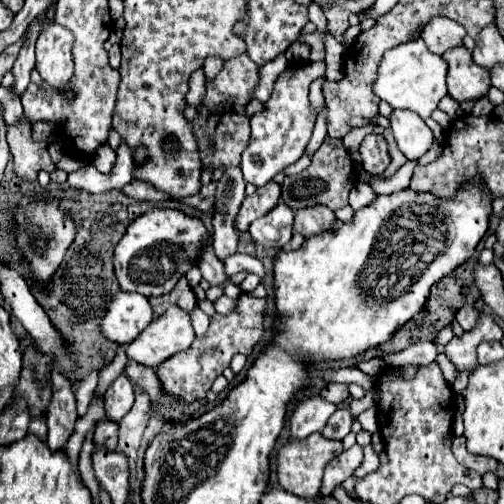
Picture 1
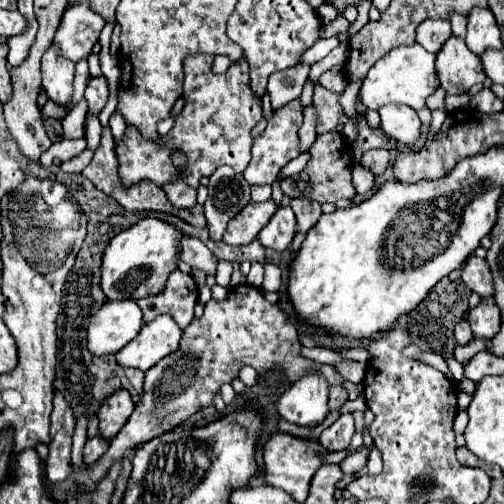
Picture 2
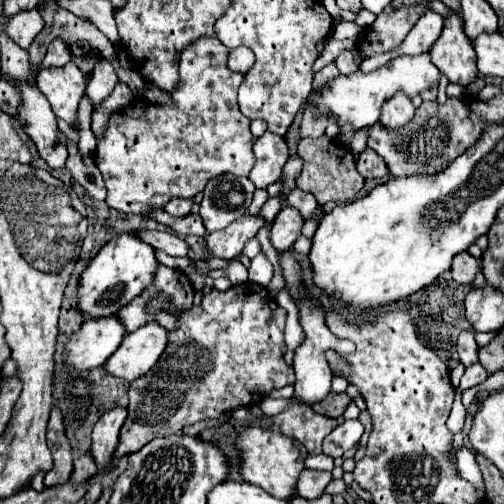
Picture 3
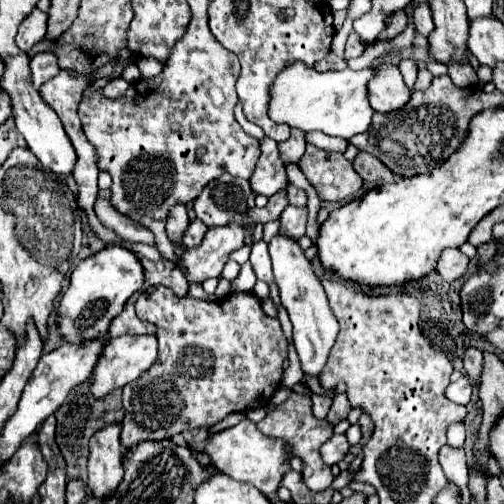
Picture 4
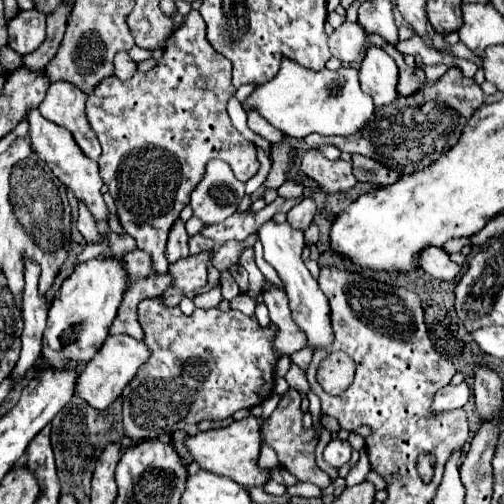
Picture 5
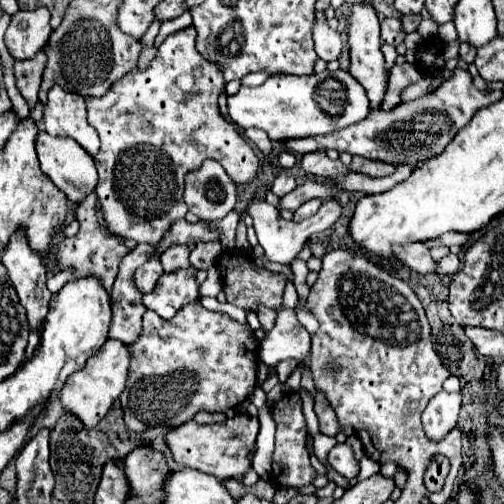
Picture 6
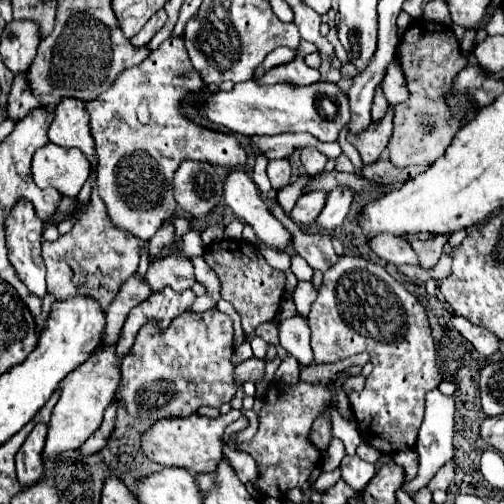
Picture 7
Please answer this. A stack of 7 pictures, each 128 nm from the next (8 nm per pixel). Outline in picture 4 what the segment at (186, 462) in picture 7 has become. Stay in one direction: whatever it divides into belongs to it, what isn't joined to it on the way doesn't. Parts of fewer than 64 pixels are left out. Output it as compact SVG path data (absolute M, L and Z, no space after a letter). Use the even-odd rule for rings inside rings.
M244 418L240 424L236 424L232 428L212 434L206 442L204 452L210 456L212 468L216 468L222 474L228 474L230 478L234 478L238 482L250 482L260 492L264 492L264 496L274 496L284 472L290 470L290 464L288 464L290 452L286 450L286 444L282 440L264 436L256 428L256 424L248 418Z

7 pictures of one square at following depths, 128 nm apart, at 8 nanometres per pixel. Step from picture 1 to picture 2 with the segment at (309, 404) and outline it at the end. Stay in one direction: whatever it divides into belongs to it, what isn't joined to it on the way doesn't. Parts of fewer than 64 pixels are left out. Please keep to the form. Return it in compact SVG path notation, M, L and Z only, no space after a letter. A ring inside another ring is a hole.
M308 372L278 398L274 408L292 424L320 426L328 414L328 382L320 372Z

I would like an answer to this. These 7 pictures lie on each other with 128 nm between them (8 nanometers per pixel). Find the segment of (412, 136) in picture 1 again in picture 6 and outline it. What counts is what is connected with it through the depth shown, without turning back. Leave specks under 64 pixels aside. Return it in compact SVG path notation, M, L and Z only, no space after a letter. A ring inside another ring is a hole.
M356 2L350 8L348 16L348 46L350 46L350 74L366 88L370 110L378 108L386 94L386 72L384 72L384 56L380 50L380 20L370 2Z

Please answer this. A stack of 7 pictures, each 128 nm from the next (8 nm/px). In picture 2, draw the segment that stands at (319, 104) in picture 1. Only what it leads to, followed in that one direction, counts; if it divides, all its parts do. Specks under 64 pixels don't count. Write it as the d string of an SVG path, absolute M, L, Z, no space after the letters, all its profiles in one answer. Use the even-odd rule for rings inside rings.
M308 106L304 110L304 124L300 126L300 154L306 152L314 140L316 140L316 112L314 106Z

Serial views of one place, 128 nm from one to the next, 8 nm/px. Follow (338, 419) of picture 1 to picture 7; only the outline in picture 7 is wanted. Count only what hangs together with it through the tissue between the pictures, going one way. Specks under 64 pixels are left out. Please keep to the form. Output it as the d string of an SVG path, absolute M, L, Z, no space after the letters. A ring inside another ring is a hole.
M344 456L342 464L342 478L356 490L356 492L364 492L364 488L368 486L368 482L374 478L376 468L374 464L368 464L364 460L360 460L358 456Z

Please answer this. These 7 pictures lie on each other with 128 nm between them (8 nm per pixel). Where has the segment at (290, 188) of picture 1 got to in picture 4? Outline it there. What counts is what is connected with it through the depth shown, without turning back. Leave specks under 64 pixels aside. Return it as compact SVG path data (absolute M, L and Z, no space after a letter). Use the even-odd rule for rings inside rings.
M312 144L306 146L306 154L300 160L300 170L304 172L304 176L308 178L308 182L316 188L320 200L324 202L340 202L340 200L348 200L352 198L360 186L362 186L362 178L354 172L352 162L348 162L342 154L328 154Z

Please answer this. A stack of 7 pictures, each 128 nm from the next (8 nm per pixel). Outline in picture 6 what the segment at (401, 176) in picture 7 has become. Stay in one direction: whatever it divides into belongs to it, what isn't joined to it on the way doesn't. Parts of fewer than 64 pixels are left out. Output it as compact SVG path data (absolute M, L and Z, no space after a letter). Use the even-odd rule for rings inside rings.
M354 156L352 164L350 164L352 172L360 172L366 176L390 176L394 172L394 168L396 168L394 164L380 162L380 160L368 160L362 156Z

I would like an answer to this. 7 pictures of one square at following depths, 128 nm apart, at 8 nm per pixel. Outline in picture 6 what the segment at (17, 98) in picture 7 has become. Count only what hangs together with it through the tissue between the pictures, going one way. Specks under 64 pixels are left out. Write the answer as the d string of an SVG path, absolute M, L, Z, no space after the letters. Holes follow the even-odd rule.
M40 50L32 60L24 60L24 62L14 64L14 78L16 78L18 92L24 96L30 110L38 102L38 88L40 88L44 64L46 64L44 50Z

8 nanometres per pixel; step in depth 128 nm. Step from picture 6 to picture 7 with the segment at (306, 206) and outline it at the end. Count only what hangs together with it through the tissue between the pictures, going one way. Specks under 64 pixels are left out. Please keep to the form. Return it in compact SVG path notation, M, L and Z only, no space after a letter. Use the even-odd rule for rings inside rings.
M316 190L316 192L306 192L298 202L296 202L296 206L292 208L292 212L290 212L290 216L292 216L292 220L296 222L296 224L300 224L300 226L310 226L314 220L316 220L316 216L322 212L322 208L324 208L324 204L326 204L326 192L320 192L320 190Z

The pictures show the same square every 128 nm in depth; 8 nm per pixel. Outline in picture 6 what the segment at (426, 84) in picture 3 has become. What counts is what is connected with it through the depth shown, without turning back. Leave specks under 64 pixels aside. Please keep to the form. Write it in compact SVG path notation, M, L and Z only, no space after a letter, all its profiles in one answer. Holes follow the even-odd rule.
M344 70L310 76L276 74L270 76L262 86L240 86L234 96L228 96L228 114L230 120L242 130L260 128L270 140L280 142L328 134L364 120L364 116L368 116L368 96L356 78Z

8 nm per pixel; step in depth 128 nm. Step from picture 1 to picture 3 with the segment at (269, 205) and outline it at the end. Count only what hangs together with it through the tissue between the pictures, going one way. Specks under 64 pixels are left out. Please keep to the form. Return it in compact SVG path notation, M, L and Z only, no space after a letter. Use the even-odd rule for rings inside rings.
M242 216L240 220L232 222L228 228L220 232L212 232L204 236L206 242L206 260L220 258L220 260L232 260L236 258L244 244L256 236L256 232L264 226L264 220L260 216Z

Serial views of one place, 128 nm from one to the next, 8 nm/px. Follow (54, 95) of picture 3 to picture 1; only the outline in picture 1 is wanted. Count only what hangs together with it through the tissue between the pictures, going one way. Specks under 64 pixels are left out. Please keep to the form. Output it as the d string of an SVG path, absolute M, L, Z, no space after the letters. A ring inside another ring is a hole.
M48 24L36 42L36 70L40 72L44 82L50 84L52 88L64 88L74 74L70 48L72 48L72 32L68 32L60 24Z

